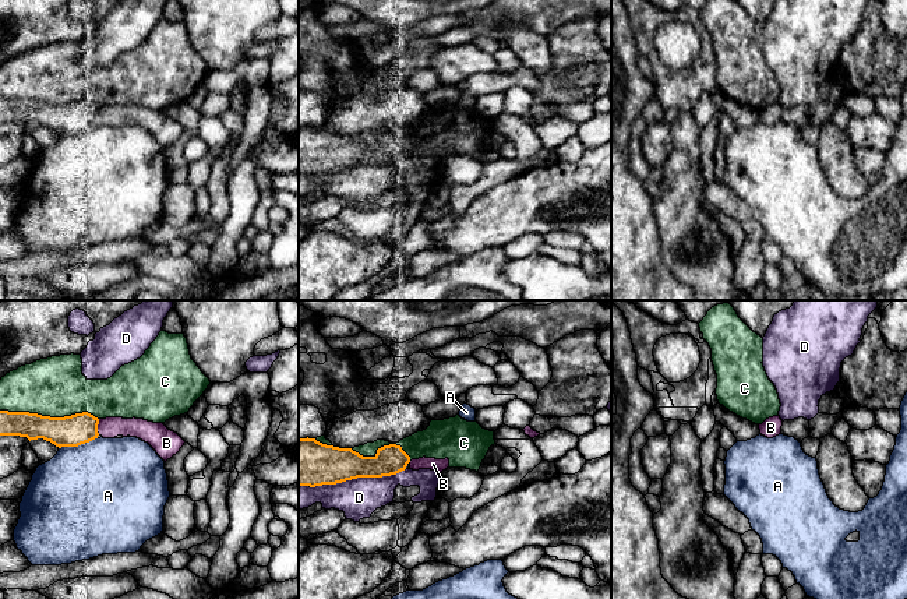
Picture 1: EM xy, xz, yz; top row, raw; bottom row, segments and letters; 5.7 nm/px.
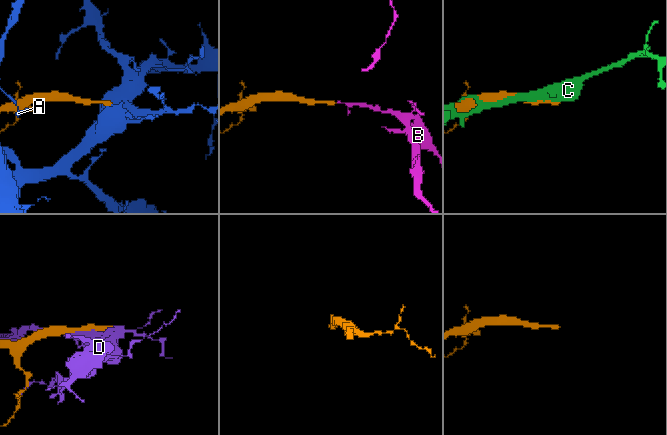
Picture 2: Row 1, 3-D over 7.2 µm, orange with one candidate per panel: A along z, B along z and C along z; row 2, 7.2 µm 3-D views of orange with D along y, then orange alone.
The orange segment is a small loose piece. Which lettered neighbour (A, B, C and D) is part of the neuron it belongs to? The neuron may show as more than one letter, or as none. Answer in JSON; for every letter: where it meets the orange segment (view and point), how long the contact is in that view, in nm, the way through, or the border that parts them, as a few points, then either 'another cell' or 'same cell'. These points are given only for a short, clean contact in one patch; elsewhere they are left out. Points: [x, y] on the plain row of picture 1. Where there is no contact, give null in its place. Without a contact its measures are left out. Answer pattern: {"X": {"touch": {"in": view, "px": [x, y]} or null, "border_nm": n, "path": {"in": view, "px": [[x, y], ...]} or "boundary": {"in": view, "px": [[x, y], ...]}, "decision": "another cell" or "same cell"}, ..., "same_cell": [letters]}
{"A": {"touch": {"in": "xy", "px": [77, 133]}, "border_nm": 240, "decision": "another cell"}, "B": {"touch": {"in": "xy", "px": [96, 115]}, "border_nm": 100, "decision": "same cell"}, "C": {"touch": {"in": "xy", "px": [49, 104]}, "border_nm": 550, "decision": "another cell"}, "D": {"touch": {"in": "xz", "px": [352, 165]}, "border_nm": 600, "decision": "another cell"}, "same_cell": ["B"]}

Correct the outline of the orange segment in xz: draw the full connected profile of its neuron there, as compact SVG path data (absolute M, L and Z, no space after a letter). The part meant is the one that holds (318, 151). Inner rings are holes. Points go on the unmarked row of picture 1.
M299 126L299 173L336 172L357 165L382 165L406 156L410 144L400 133L389 131L377 137L374 144L363 144L352 135L327 133L315 126Z

